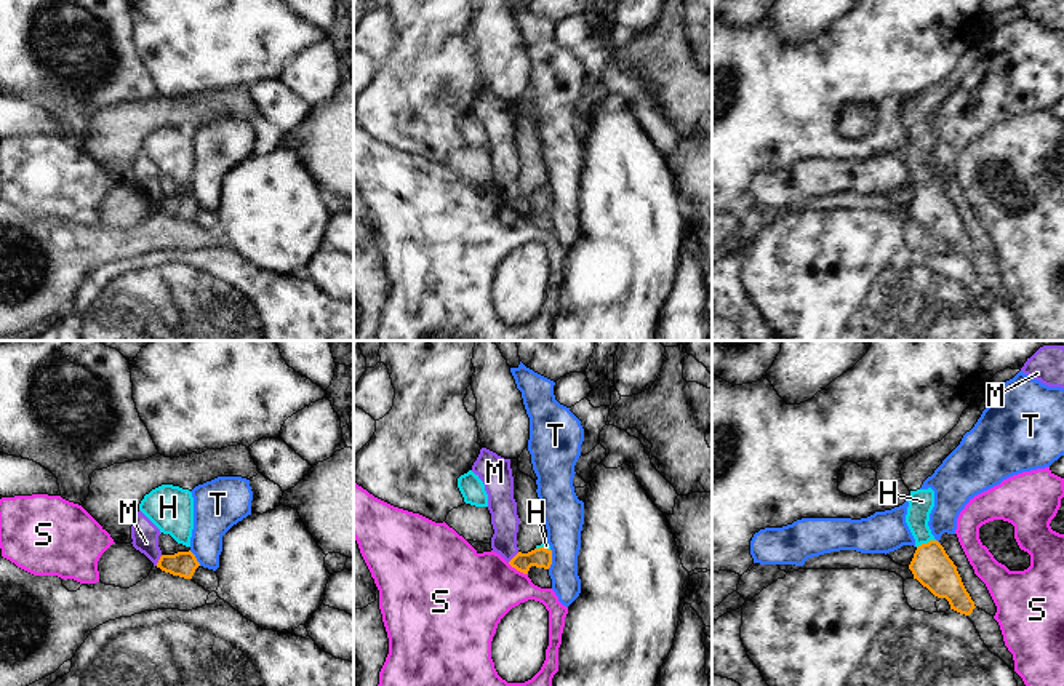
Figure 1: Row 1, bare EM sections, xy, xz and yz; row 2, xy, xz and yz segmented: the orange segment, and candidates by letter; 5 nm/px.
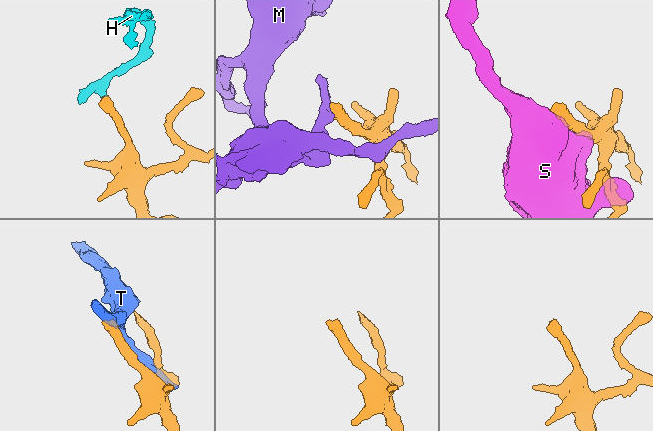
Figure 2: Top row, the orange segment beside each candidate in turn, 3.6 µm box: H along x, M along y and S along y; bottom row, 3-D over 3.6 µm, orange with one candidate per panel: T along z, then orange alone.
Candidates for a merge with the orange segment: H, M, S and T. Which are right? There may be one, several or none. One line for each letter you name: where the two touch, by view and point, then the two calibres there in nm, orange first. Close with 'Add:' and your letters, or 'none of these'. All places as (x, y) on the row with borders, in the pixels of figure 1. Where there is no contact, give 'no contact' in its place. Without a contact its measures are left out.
H: yz (925, 544) | 200/130 nm
Add: H

